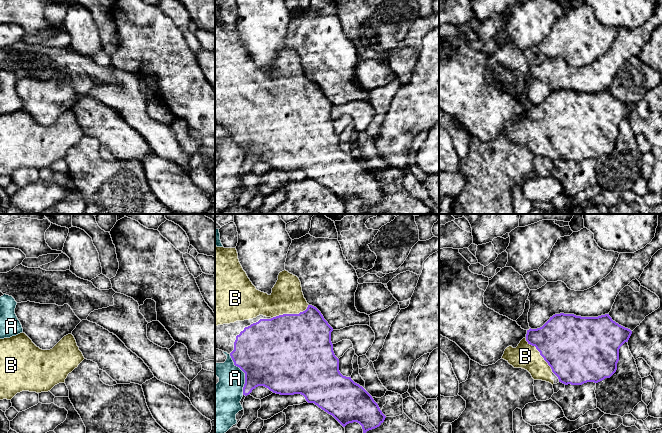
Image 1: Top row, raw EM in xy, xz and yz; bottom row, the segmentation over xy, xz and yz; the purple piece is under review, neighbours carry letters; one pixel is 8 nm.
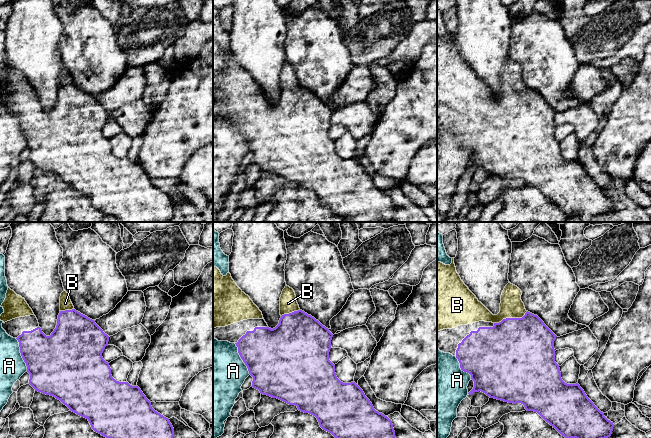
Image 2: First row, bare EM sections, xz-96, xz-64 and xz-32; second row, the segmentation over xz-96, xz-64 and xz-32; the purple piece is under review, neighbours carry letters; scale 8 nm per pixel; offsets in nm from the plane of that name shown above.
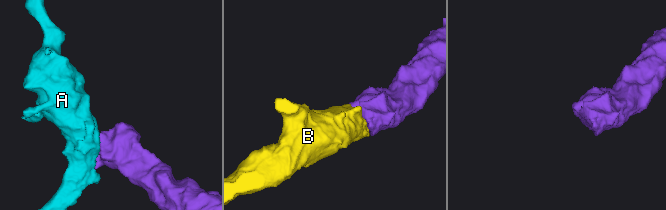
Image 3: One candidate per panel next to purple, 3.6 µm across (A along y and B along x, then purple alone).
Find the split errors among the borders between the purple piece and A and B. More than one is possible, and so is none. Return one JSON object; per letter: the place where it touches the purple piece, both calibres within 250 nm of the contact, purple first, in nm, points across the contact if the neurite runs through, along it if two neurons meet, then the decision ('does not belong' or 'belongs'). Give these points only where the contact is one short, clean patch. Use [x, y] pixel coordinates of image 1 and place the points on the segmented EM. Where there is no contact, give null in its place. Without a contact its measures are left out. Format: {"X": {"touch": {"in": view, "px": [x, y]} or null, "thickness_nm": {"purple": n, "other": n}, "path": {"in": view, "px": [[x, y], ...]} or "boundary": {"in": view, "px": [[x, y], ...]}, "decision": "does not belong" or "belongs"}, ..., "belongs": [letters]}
{"A": {"touch": {"in": "xz", "px": [245, 374]}, "thickness_nm": {"purple": 500, "other": 260}, "decision": "does not belong"}, "B": {"touch": {"in": "xz", "px": [290, 314]}, "thickness_nm": {"purple": 500, "other": 260}, "decision": "belongs"}, "belongs": ["B"]}

